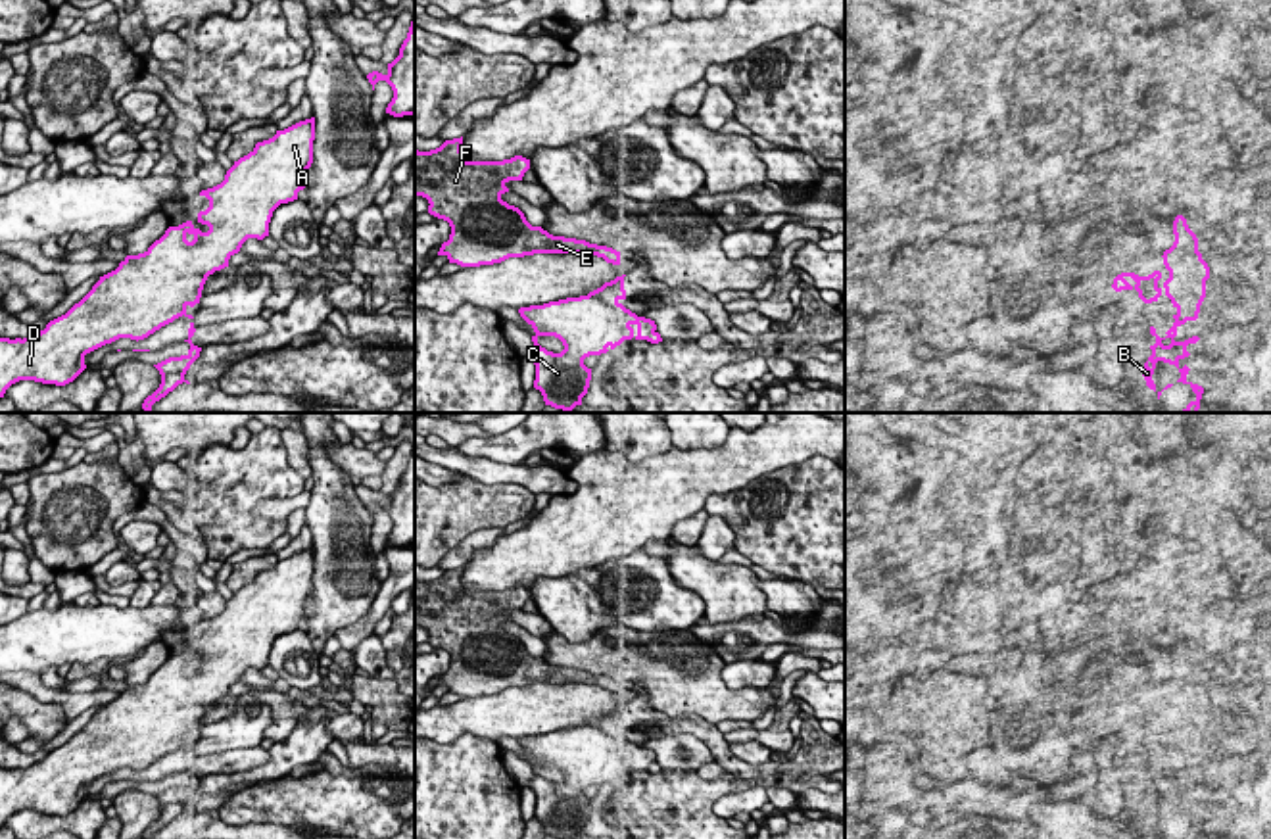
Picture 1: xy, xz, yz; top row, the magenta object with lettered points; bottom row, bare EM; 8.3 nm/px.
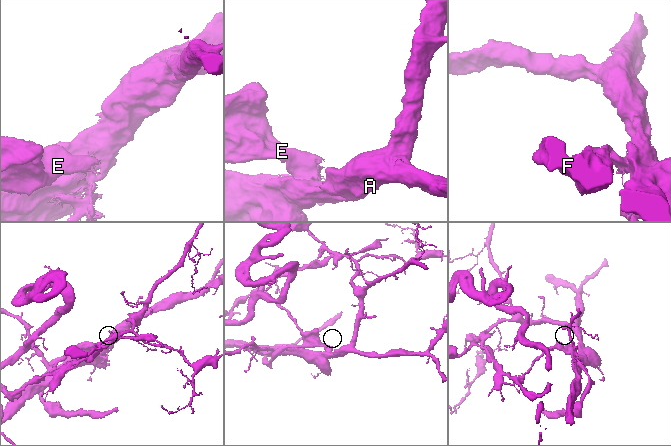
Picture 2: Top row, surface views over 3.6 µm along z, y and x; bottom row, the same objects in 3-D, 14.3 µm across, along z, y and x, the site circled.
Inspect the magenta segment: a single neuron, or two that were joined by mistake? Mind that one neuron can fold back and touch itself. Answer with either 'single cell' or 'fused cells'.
fused cells

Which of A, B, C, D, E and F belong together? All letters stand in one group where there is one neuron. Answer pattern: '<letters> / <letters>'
A C D / B E F

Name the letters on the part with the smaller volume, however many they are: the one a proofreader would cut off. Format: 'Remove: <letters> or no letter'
Remove: B, E, F

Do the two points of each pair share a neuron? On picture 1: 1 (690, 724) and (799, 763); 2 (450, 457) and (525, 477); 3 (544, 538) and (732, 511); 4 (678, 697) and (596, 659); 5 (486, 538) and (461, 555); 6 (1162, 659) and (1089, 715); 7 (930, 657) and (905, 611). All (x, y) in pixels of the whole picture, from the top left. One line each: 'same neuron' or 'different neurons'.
1: same neuron
2: same neuron
3: different neurons
4: same neuron
5: same neuron
6: different neurons
7: different neurons

